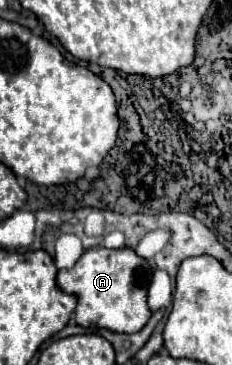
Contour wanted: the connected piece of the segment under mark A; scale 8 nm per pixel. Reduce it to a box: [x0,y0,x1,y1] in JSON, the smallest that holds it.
[57,247,153,333]

